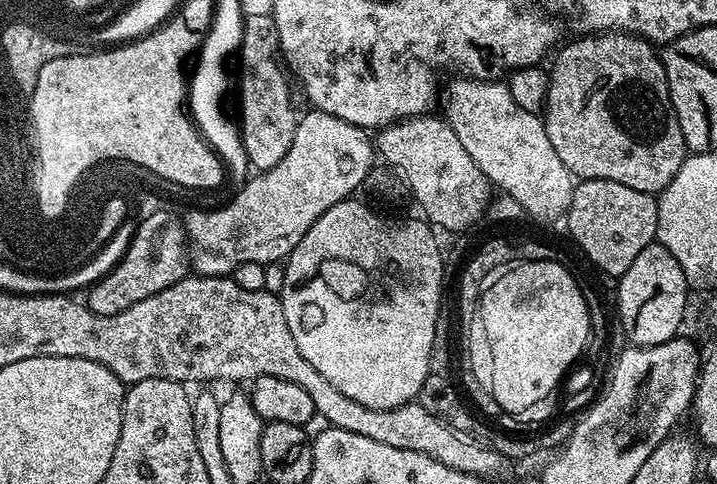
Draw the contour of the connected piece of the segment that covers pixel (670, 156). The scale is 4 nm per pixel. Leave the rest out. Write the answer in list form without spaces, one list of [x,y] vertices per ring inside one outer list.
[[[598,32],[579,38],[555,53],[556,61],[548,72],[548,99],[544,101],[542,119],[555,153],[573,177],[580,180],[609,180],[622,182],[630,190],[663,192],[674,174],[678,174],[686,149],[682,126],[678,126],[672,109],[661,53],[651,42],[631,32]]]

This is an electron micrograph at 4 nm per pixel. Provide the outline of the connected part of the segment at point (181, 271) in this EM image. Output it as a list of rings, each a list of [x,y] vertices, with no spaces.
[[[175,211],[168,214],[150,214],[136,225],[126,254],[106,275],[87,289],[86,303],[94,314],[109,316],[118,314],[142,298],[150,298],[166,290],[178,280],[183,280],[190,264],[186,243],[186,224]]]

